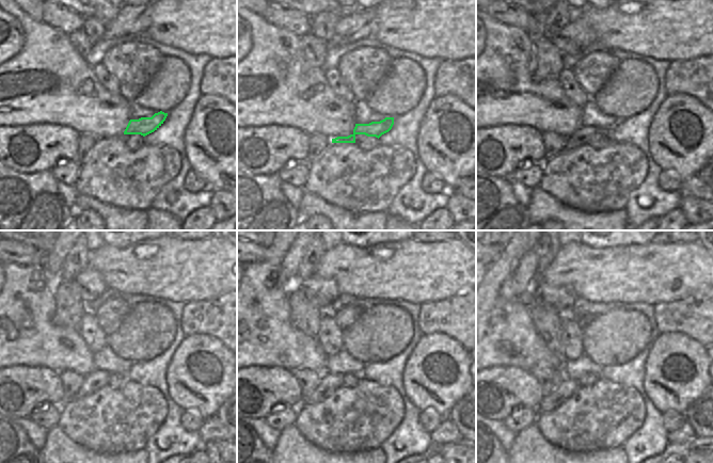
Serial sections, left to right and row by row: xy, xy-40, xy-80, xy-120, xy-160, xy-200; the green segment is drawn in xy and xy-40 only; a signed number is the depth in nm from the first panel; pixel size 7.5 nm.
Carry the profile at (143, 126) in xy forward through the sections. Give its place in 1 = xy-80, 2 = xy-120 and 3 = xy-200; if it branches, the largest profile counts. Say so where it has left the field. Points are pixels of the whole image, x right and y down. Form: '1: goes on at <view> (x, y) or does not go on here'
1: goes on at xy-80 (581, 137)
2: goes on at xy-120 (95, 380)
3: goes on at xy-200 (567, 386)

